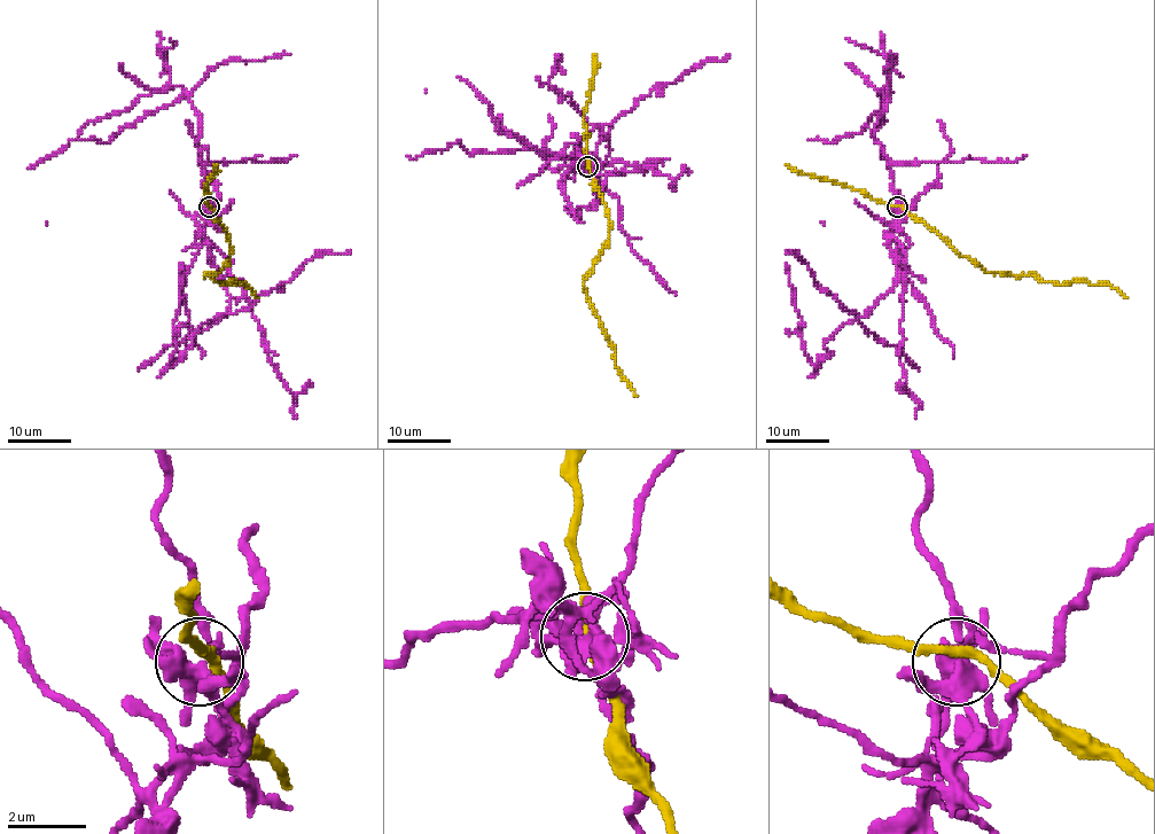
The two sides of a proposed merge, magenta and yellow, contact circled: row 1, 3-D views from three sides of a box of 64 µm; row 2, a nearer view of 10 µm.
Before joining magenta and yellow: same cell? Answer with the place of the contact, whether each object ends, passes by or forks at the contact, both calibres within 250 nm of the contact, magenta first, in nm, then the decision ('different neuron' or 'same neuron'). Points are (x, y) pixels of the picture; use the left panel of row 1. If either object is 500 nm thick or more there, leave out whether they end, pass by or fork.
at (209, 207); magenta forks there; yellow passes by; 360 nm thick on the magenta side, 240 nm on the other; different neuron

